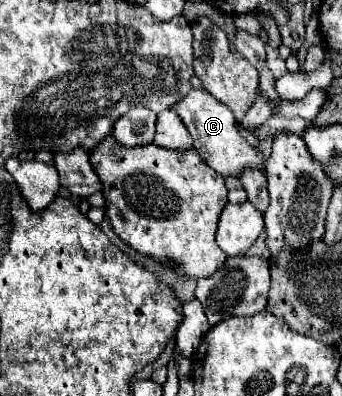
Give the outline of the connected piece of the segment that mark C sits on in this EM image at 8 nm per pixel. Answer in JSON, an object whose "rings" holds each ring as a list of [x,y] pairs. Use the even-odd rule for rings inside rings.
{"rings":[[[190,89],[188,95],[184,99],[180,99],[180,103],[176,103],[174,111],[180,115],[186,129],[192,133],[194,149],[214,171],[218,171],[220,175],[238,177],[238,173],[244,167],[260,169],[262,153],[246,143],[246,139],[238,131],[238,125],[236,125],[232,111],[228,111],[228,107],[224,103],[220,103],[216,97],[212,97],[208,91]]]}

